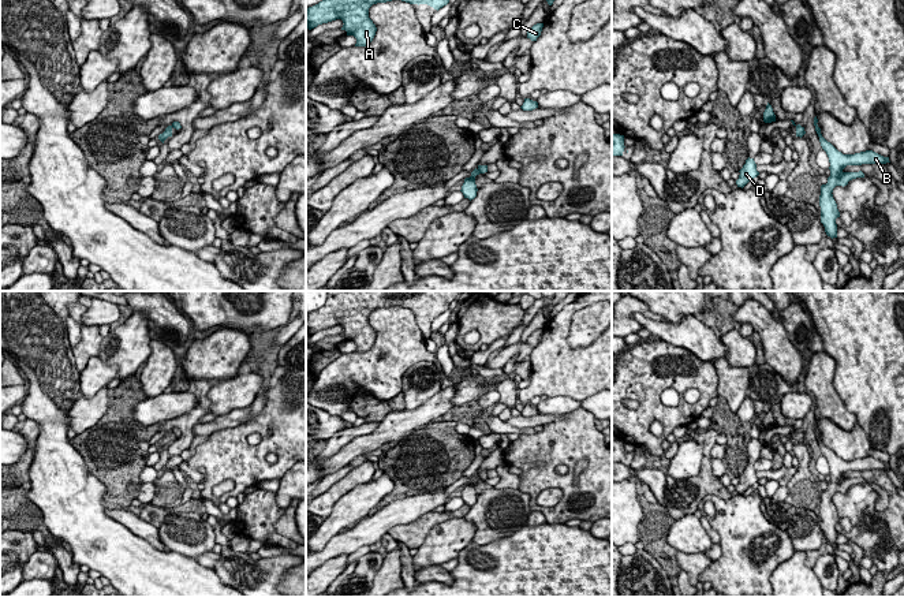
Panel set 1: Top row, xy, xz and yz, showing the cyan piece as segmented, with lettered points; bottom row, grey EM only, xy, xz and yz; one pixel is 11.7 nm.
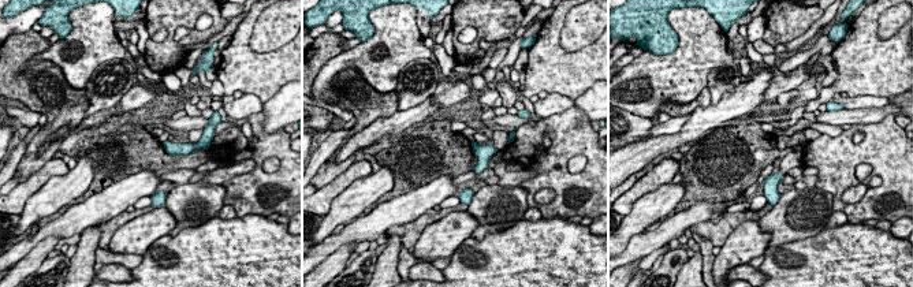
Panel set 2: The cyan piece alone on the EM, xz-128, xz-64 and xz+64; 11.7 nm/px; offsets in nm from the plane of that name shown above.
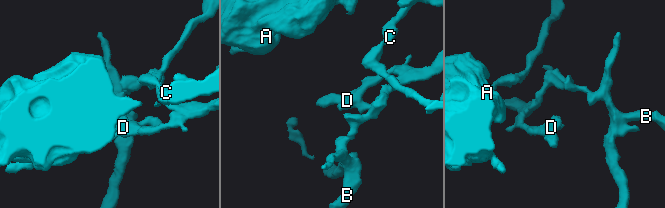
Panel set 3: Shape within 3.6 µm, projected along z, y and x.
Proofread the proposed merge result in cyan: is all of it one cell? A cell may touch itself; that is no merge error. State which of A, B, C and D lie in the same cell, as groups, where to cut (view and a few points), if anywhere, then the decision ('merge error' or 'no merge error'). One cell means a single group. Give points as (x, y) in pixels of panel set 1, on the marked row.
groups A C D / B; cut xz (477, 170), (481, 172); merge error

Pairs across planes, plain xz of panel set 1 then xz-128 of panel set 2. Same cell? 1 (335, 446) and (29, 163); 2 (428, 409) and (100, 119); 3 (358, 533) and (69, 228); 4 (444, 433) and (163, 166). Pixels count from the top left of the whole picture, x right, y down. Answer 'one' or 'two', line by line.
1: two
2: one
3: one
4: one

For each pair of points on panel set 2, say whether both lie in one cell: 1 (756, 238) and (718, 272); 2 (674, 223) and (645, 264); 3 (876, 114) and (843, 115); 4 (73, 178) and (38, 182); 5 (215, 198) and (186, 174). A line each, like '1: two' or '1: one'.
1: one
2: two
3: one
4: two
5: two

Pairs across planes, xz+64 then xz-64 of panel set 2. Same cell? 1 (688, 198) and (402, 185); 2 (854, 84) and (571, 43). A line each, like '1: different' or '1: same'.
1: same
2: different

